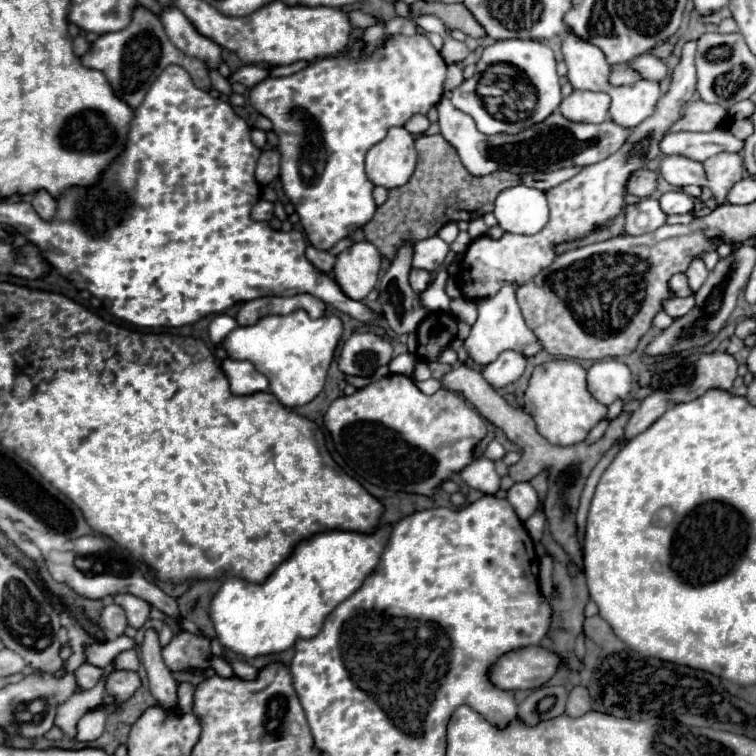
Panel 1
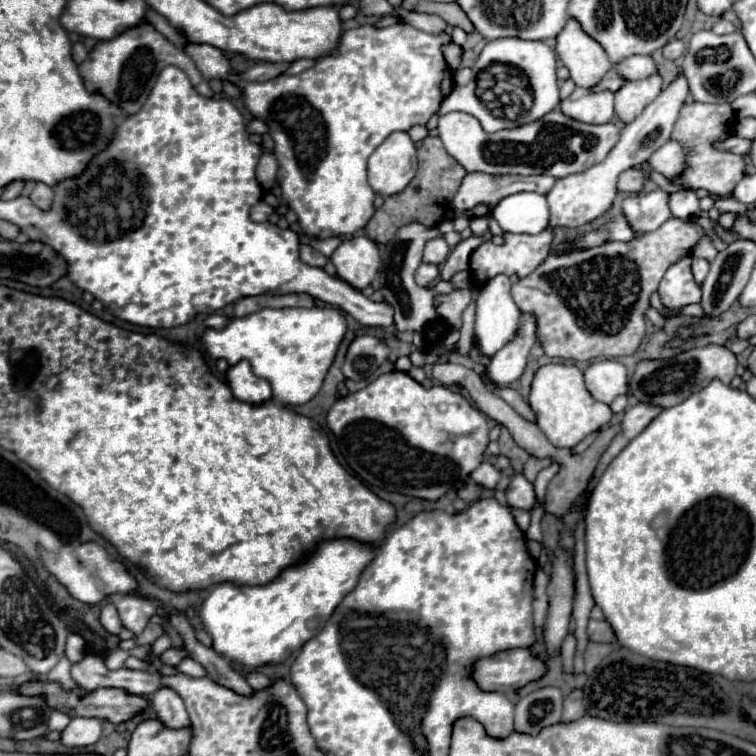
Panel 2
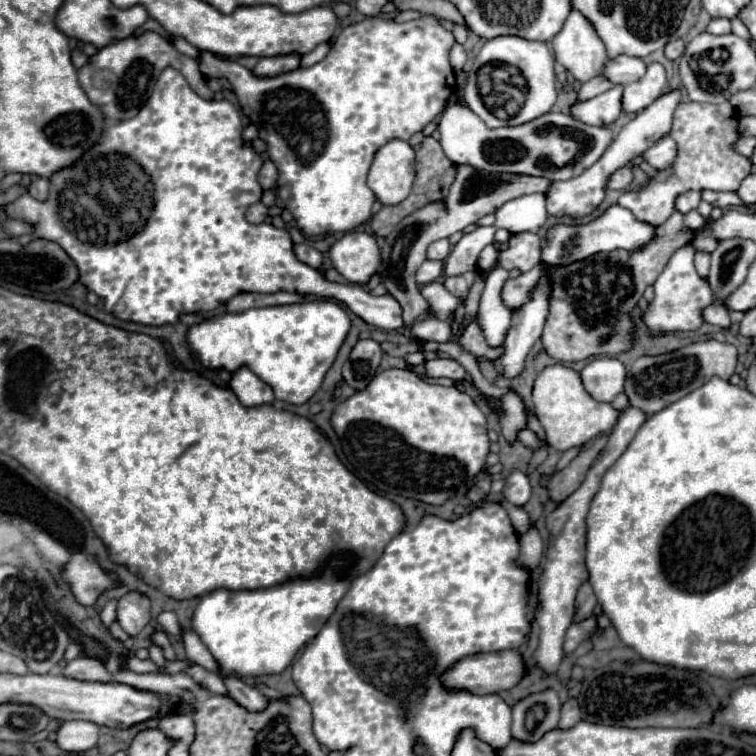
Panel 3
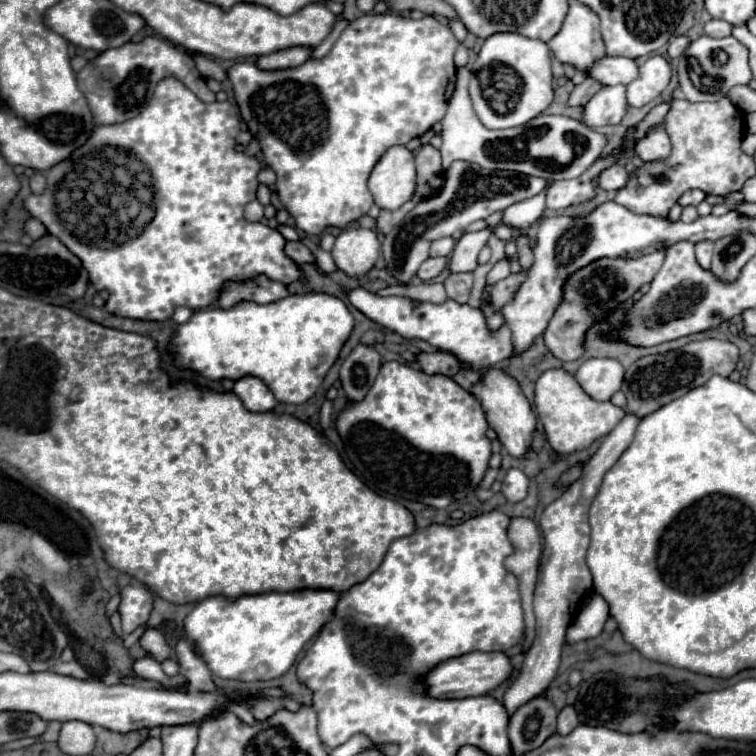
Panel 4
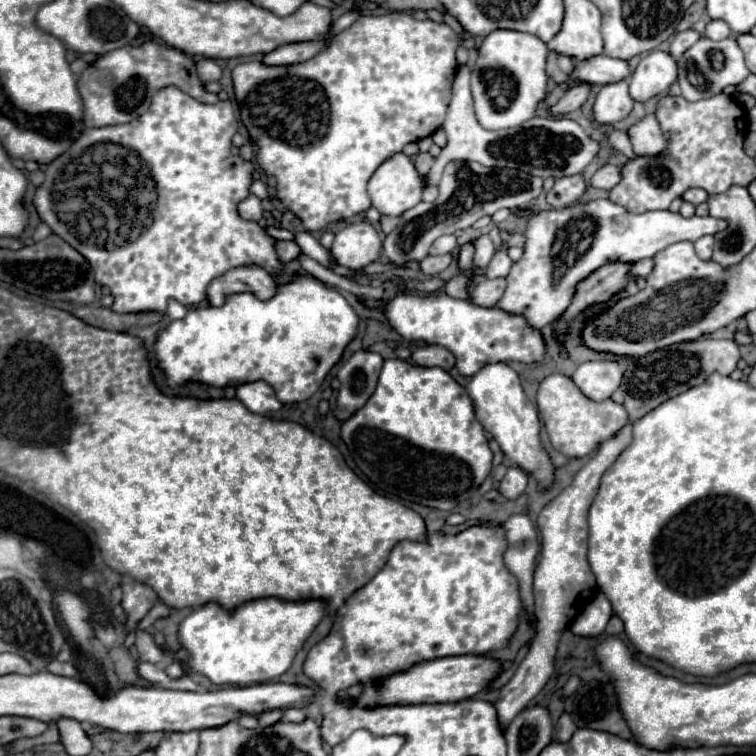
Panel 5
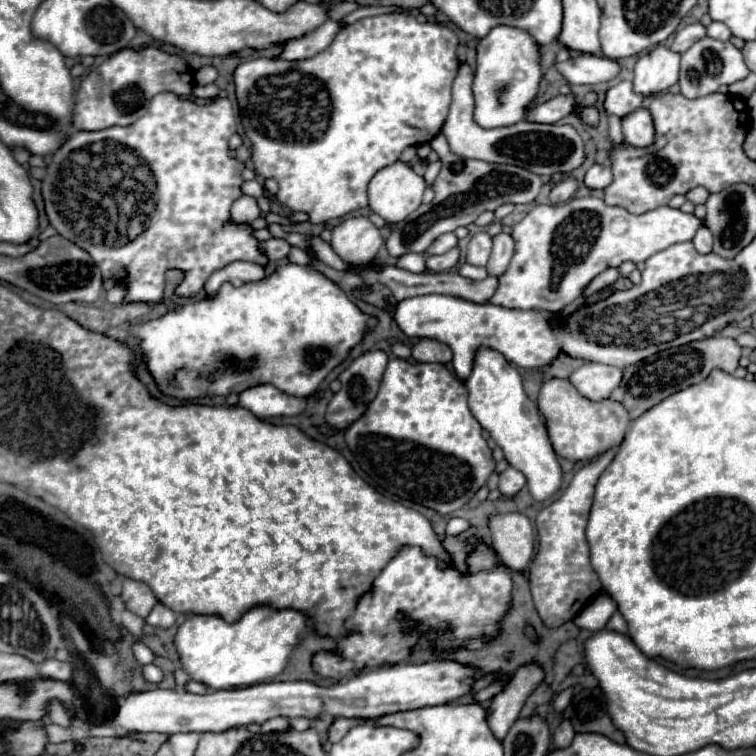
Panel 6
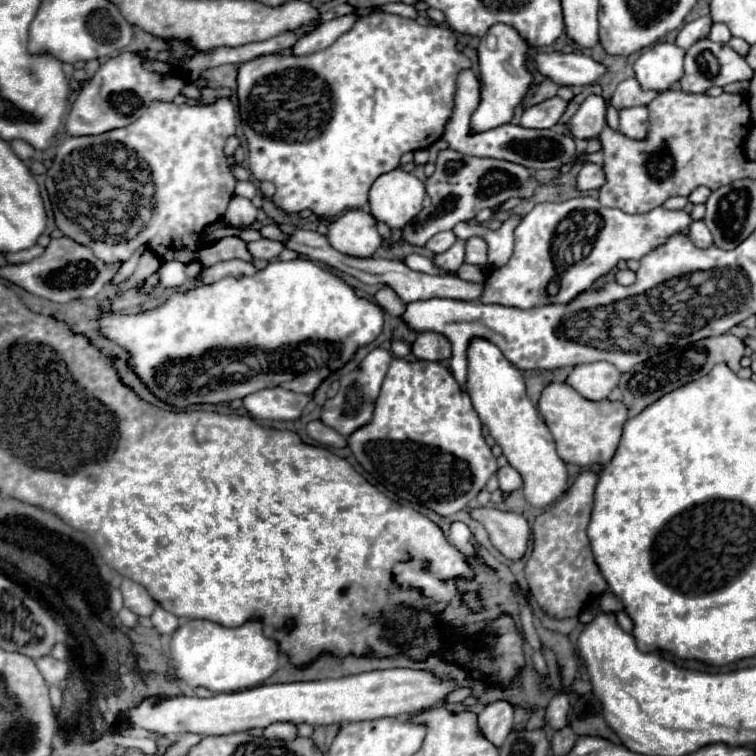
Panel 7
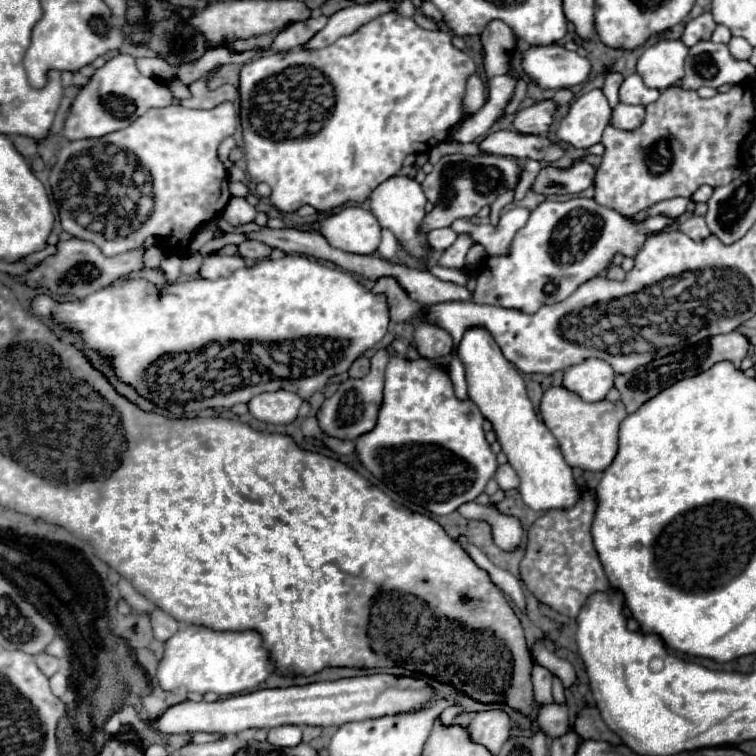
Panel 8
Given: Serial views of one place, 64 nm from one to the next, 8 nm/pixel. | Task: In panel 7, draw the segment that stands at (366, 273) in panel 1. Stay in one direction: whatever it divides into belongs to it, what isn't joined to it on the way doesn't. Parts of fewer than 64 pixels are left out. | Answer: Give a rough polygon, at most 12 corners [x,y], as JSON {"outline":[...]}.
{"outline":[[348,210],[328,224],[328,242],[370,258],[382,244],[376,218]]}

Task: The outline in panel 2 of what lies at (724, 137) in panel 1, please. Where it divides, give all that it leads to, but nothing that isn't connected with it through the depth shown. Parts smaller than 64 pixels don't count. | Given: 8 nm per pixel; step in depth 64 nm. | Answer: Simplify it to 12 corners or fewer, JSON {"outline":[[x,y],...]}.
{"outline":[[738,136],[716,144],[720,150],[750,154],[752,140]]}

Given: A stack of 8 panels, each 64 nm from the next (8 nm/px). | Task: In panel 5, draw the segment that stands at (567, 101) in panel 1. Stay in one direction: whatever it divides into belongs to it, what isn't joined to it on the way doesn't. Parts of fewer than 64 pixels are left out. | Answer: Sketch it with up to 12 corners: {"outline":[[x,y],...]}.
{"outline":[[628,82],[606,84],[594,102],[600,124],[626,118],[636,102]]}

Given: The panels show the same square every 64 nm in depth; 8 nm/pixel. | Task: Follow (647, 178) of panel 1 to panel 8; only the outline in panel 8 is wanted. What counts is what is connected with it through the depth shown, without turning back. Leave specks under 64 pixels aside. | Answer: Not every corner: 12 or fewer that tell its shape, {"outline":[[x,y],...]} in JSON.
{"outline":[[580,160],[568,168],[546,166],[532,190],[542,196],[580,194],[594,168]]}

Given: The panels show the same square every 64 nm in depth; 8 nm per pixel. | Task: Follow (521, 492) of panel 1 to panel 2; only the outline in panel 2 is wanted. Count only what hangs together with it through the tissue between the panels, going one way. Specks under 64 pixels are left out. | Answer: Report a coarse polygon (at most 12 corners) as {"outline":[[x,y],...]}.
{"outline":[[514,474],[506,500],[514,508],[532,510],[536,494],[524,474]]}

